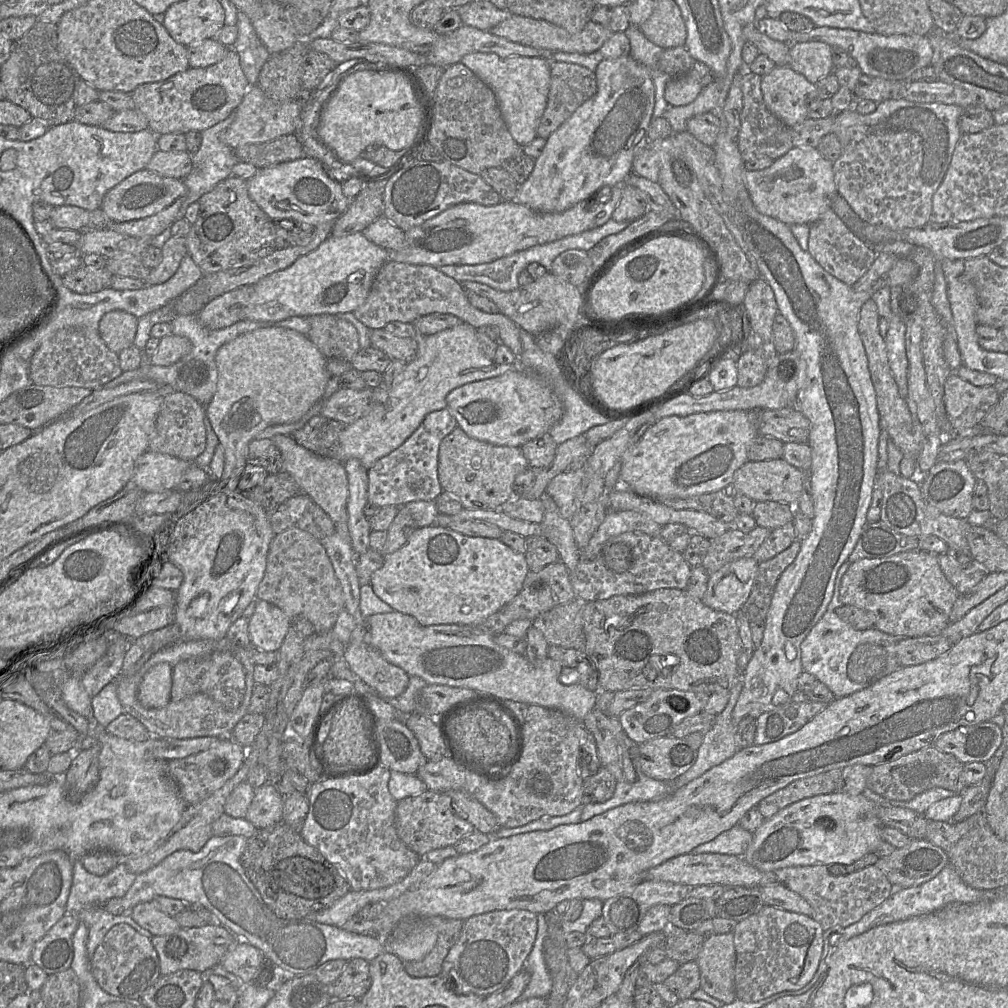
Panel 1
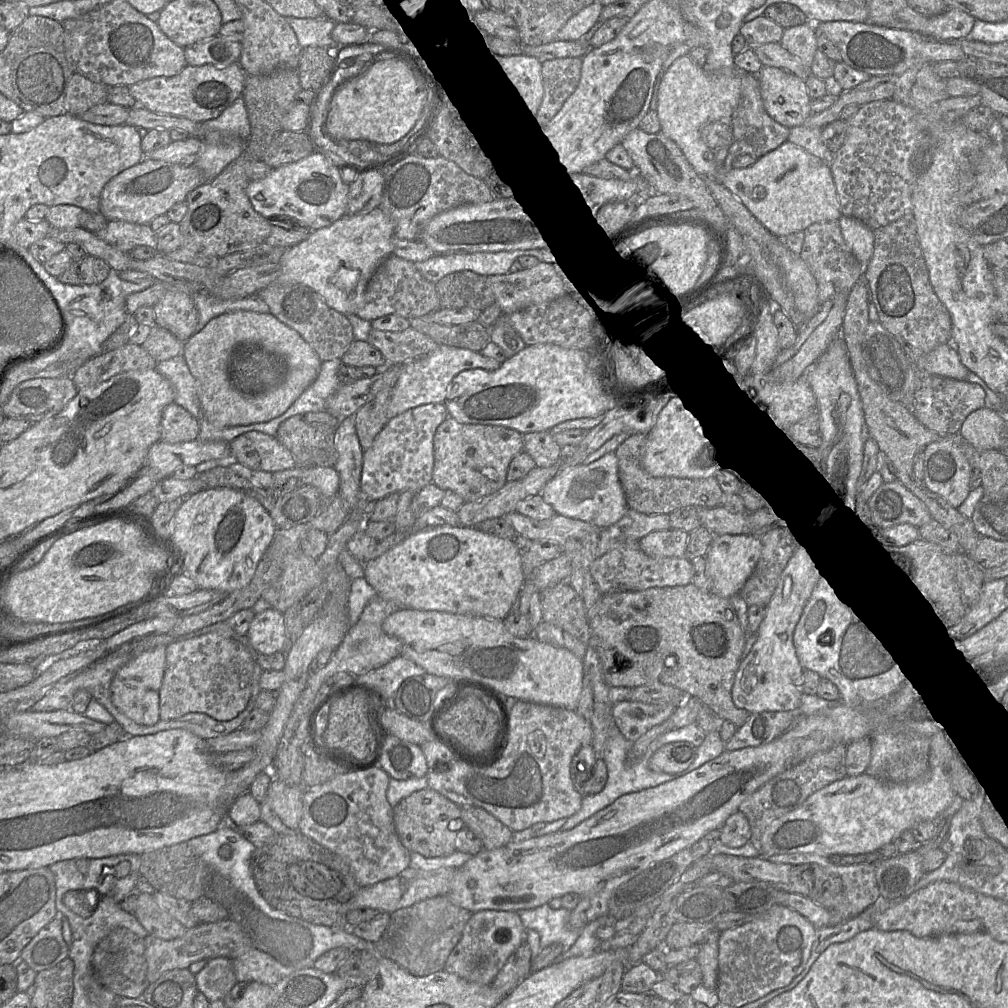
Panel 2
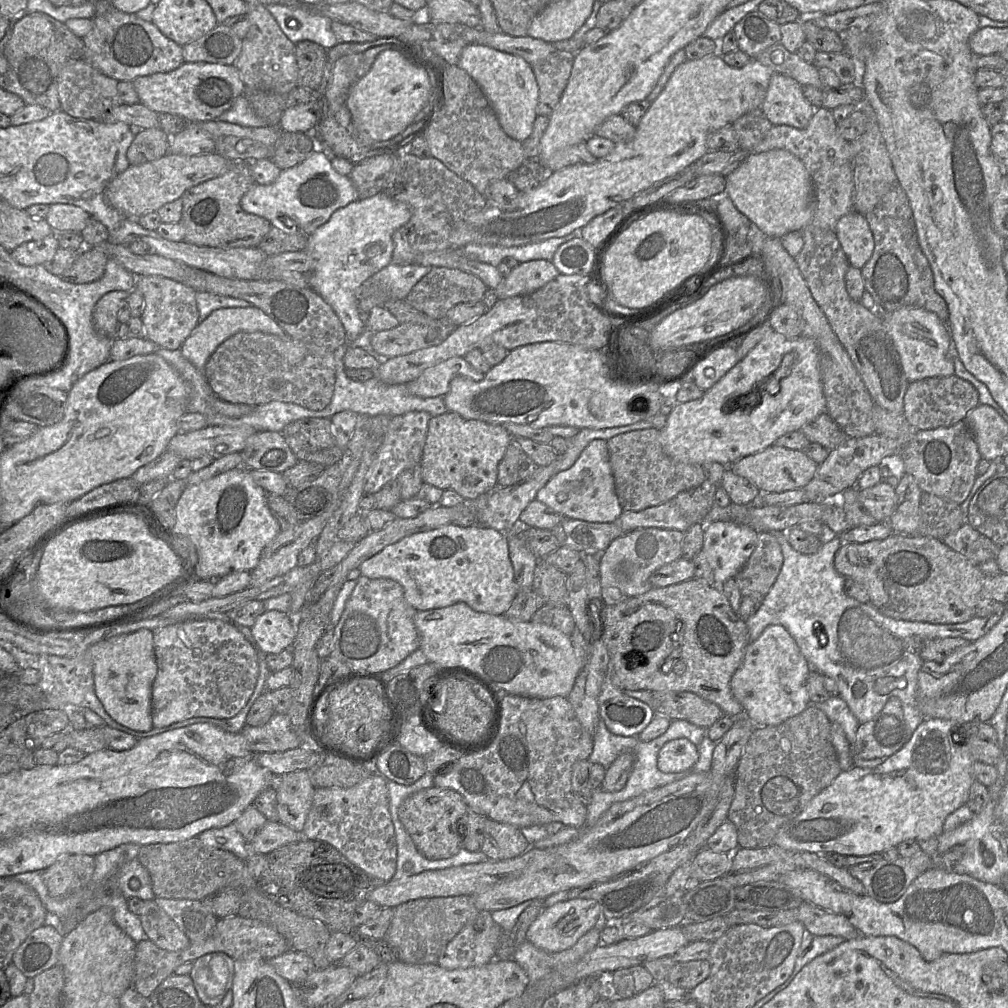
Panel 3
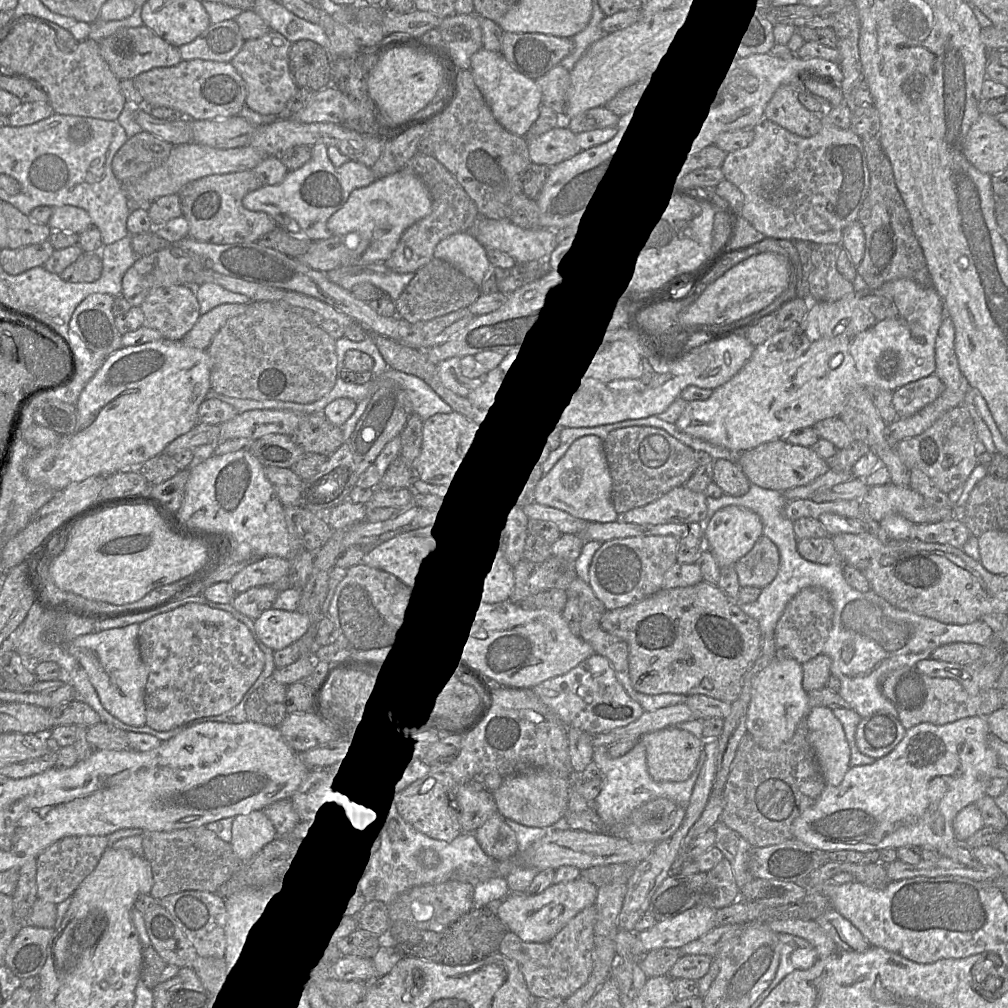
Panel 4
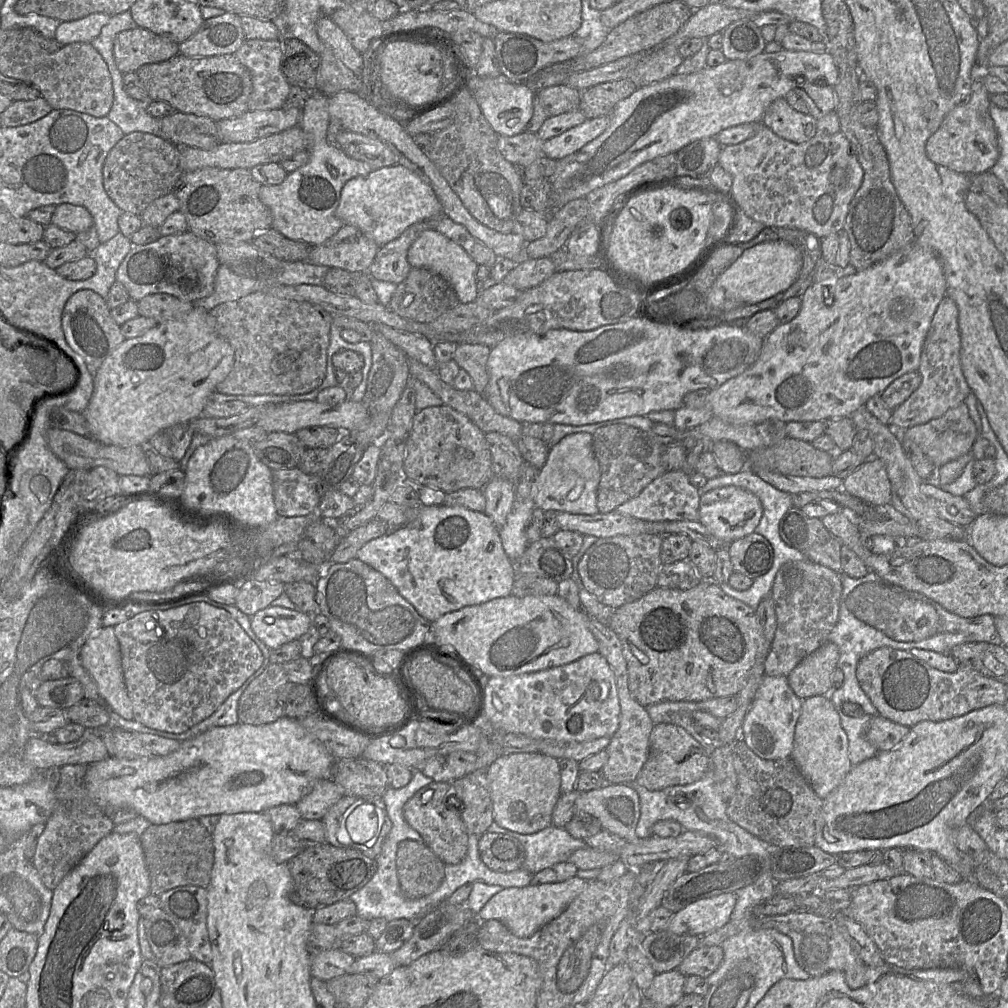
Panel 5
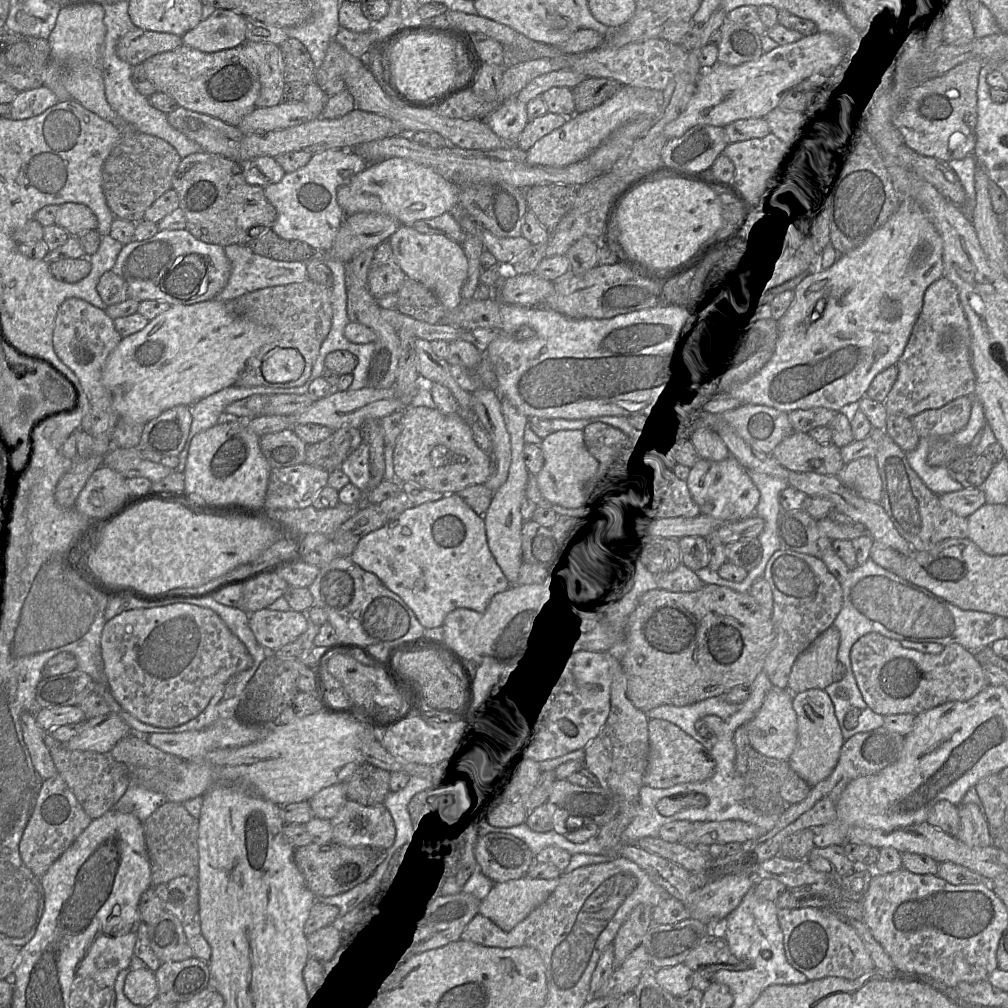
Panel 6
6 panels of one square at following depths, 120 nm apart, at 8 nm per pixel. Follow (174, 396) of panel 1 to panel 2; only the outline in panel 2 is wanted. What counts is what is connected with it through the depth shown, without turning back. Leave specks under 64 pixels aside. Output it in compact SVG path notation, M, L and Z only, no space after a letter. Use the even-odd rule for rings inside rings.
M172 402L162 413L161 441L182 443L196 440L200 429L198 420L185 408Z

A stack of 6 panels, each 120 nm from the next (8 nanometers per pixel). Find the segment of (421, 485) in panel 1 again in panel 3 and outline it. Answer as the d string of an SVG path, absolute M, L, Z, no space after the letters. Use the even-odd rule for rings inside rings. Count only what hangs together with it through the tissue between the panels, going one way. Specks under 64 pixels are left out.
M412 411L391 418L383 443L366 476L364 493L375 494L388 482L397 480L404 470L420 464L431 418L425 411Z

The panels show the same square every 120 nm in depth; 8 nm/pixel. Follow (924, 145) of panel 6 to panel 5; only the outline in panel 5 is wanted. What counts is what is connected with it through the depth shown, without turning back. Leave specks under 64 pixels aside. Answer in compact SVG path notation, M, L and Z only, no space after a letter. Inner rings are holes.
M983 70L975 75L969 97L946 115L926 143L926 154L931 161L968 175L990 172L1000 156L998 134L989 109L990 94L980 78L984 73Z

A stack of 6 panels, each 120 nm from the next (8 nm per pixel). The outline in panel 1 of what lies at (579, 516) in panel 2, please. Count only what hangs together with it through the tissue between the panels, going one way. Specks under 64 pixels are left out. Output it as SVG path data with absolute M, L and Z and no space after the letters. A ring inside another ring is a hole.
M565 471L554 477L546 489L546 493L554 500L560 514L571 520L575 513L575 497L582 483L585 471Z

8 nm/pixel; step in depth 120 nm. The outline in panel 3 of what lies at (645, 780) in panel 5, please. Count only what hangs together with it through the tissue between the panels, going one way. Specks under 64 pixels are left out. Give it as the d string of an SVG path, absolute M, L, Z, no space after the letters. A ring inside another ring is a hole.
M678 738L661 747L657 767L663 773L692 772L698 758L698 746L686 738Z

